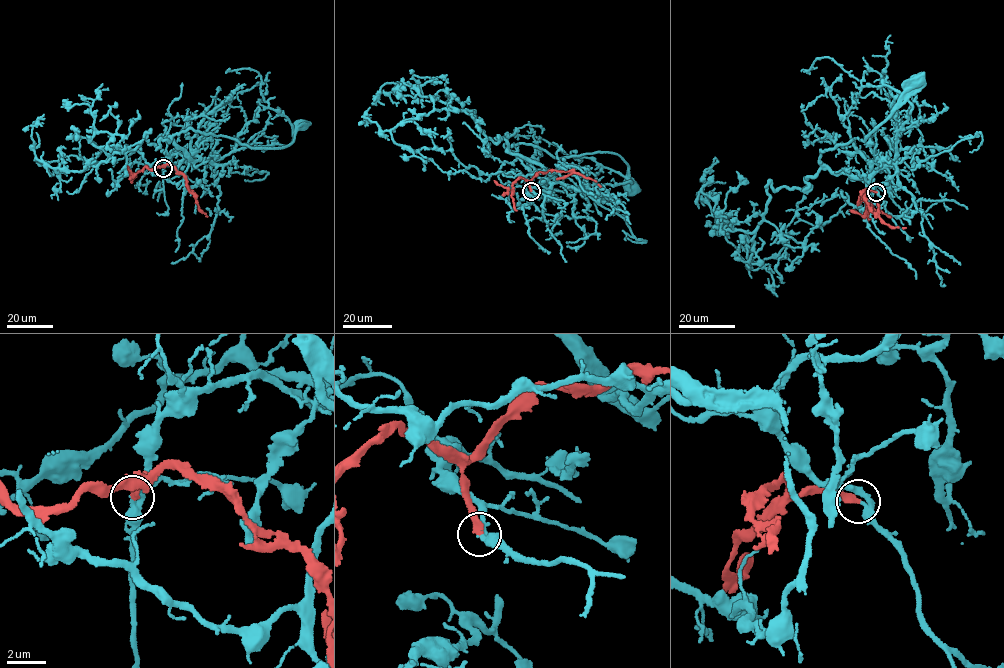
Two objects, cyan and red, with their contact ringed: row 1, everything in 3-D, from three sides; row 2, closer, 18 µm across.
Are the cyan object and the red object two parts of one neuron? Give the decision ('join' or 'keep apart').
join

